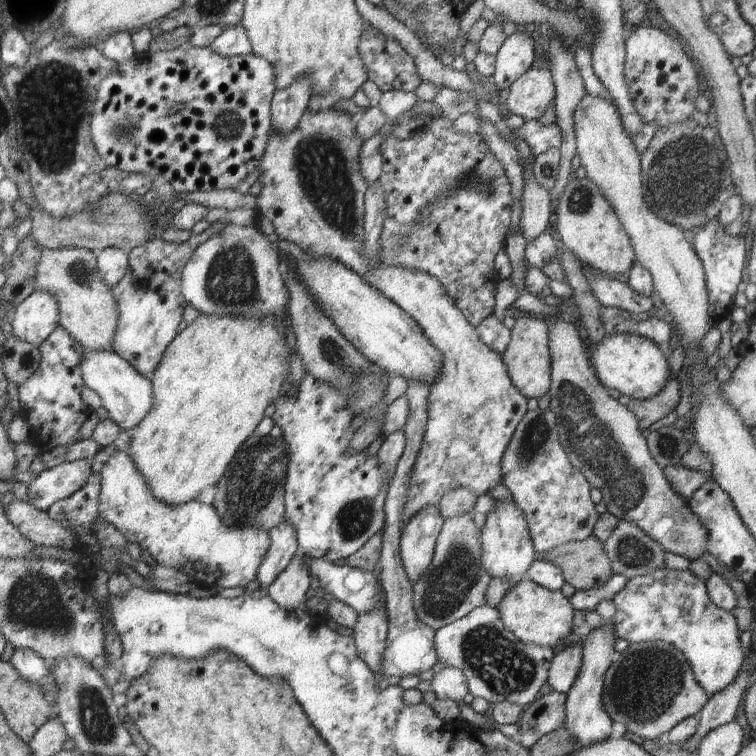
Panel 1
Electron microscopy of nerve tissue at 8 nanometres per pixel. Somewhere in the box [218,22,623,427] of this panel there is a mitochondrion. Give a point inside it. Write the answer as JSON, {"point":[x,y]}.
{"point":[321,162]}

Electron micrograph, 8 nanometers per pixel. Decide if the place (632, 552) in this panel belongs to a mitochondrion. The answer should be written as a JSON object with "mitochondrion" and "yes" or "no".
{"mitochondrion":"yes"}

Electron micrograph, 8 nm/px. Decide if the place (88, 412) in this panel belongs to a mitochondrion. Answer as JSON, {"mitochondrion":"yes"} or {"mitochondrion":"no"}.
{"mitochondrion":"no"}

